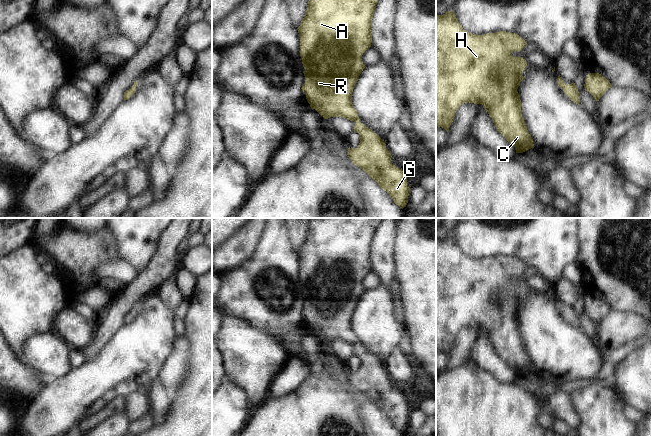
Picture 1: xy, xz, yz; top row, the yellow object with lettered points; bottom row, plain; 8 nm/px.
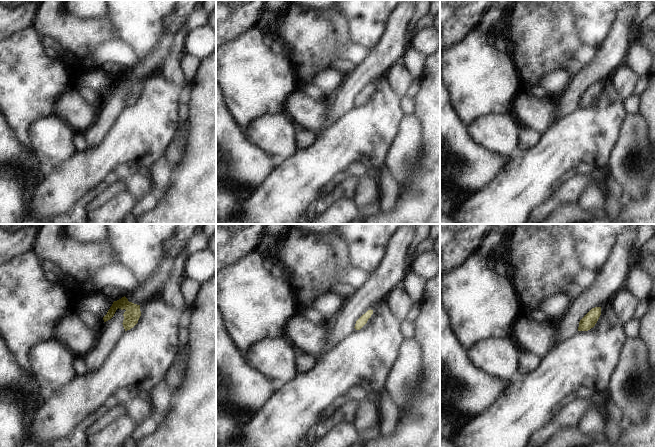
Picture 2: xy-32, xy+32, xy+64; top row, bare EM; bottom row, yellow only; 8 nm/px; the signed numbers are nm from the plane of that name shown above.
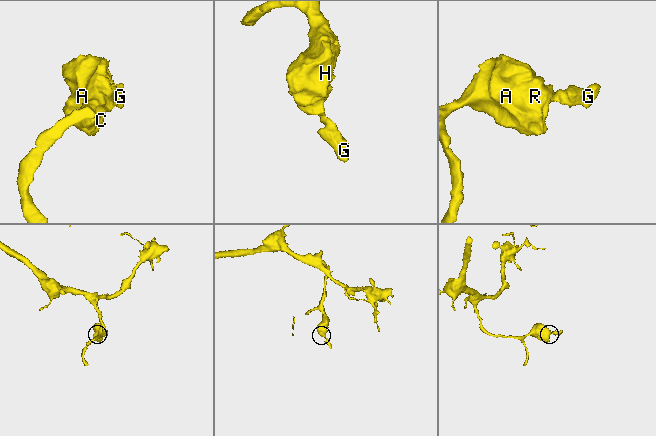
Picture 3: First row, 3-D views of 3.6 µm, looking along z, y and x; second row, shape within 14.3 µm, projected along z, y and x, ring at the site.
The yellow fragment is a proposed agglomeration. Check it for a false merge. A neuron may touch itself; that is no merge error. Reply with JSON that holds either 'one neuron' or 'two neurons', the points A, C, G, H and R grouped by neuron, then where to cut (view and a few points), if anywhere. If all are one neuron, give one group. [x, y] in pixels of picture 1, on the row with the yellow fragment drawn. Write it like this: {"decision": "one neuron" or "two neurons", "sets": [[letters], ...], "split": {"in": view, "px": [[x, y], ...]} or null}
{"decision": "one neuron", "sets": [["A", "C", "G", "H", "R"]], "split": null}

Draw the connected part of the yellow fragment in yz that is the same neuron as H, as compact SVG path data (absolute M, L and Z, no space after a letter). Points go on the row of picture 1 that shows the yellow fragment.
M452 10L447 11L443 15L436 15L436 126L442 127L448 132L449 127L454 120L455 113L462 104L482 104L486 112L492 118L497 131L509 142L510 145L515 147L516 153L523 153L531 148L534 148L533 139L527 130L526 123L521 114L521 100L520 95L517 91L518 87L520 86L520 82L524 79L522 74L524 73L525 67L527 66L527 62L520 56L513 57L511 55L513 51L520 52L526 44L527 43L525 42L525 40L516 33L510 33L506 31L487 33L484 35L469 33L468 31L464 30L463 27L460 25L456 18L456 15L453 13Z

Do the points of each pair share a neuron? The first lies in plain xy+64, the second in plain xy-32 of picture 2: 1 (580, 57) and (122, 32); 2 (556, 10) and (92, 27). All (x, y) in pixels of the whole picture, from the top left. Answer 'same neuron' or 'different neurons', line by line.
1: different neurons
2: same neuron

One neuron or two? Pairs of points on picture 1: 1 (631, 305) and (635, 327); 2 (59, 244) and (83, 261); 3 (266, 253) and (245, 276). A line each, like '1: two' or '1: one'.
1: two
2: one
3: one

